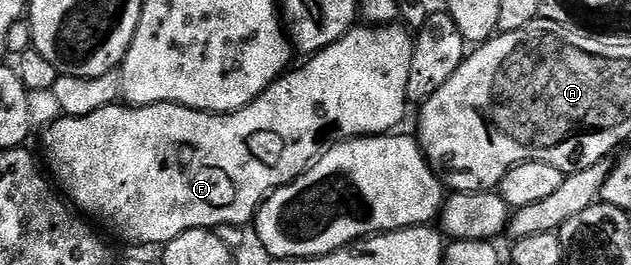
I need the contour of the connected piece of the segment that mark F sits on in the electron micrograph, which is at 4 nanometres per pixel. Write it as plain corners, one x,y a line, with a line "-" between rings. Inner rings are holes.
369,24
355,25
336,44
309,55
306,63
297,70
289,72
277,78
264,93
252,104
248,104
243,110
237,110
231,114
206,114
203,110
193,110
187,106
181,106
175,102
161,102
151,106
132,106
129,104
115,104
100,108
100,112
92,112
83,118
67,118
65,116
53,122
51,126
45,127
46,150
50,153
49,173
60,185
66,189
65,197
87,219
99,218
112,233
134,246
155,246
161,248
176,236
180,236
189,230
214,230
220,226
237,226
246,228
254,221
254,215
258,213
258,207
266,201
268,194
274,193
282,186
287,186
292,180
296,180
306,171
307,166
314,161
315,157
322,153
325,138
329,140
345,140
348,138
365,138
367,136
386,136
389,130
394,130
402,122
406,114
408,103
406,93
408,92
408,80
412,72
412,52
414,51
414,38
411,31
402,24
391,24
389,26
372,26

